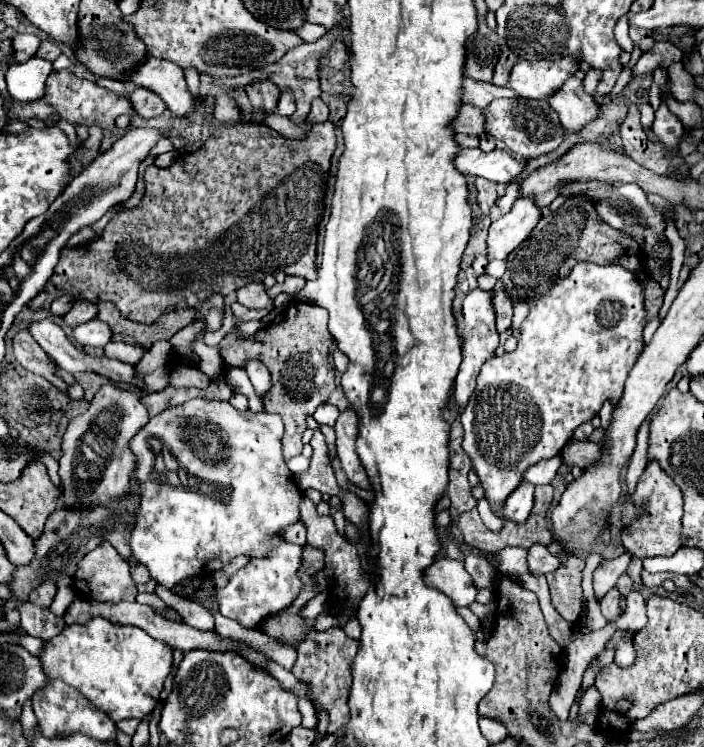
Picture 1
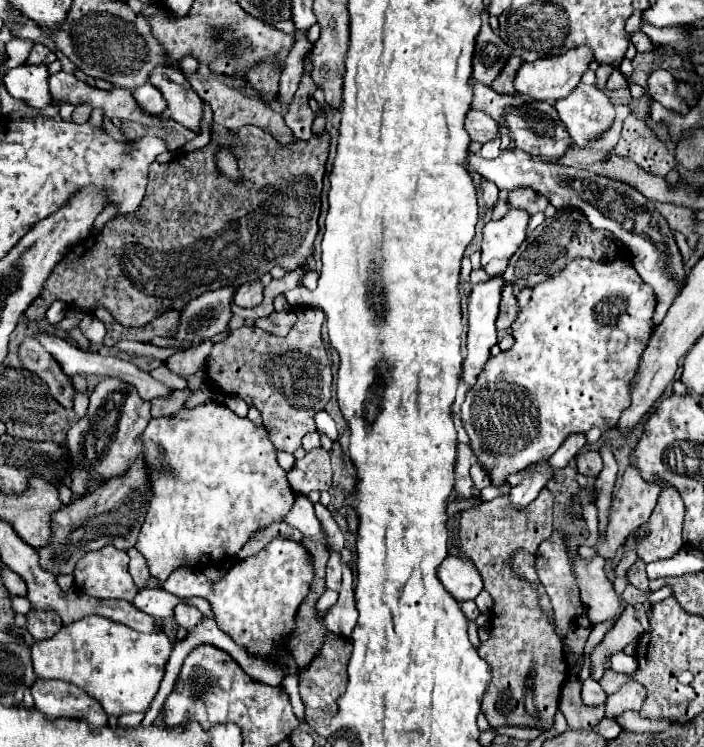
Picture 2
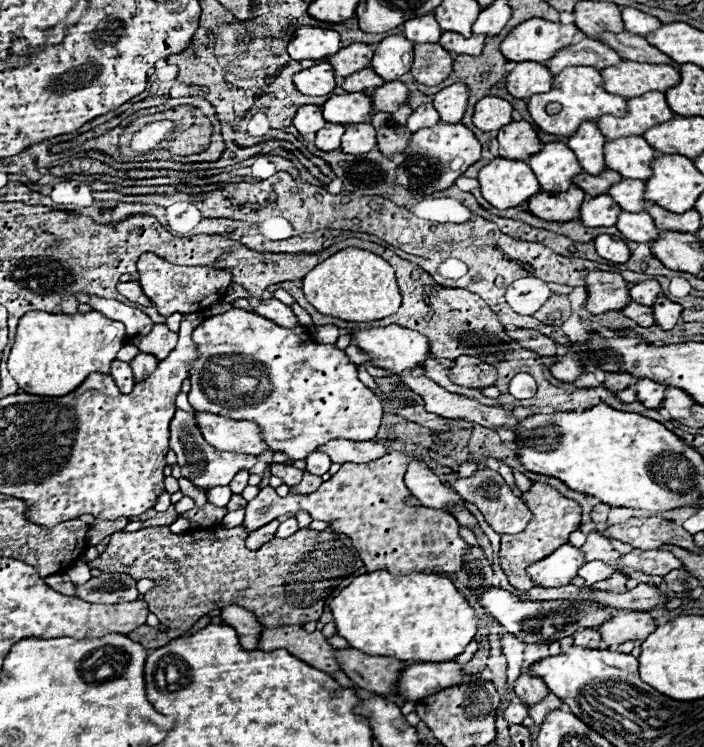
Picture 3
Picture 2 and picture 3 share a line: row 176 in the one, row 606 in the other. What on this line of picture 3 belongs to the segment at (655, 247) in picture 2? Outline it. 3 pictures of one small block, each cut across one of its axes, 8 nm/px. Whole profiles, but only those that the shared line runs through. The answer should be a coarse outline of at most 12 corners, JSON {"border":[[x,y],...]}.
{"border":[[476,600],[518,640],[550,644],[618,614],[594,600]]}

